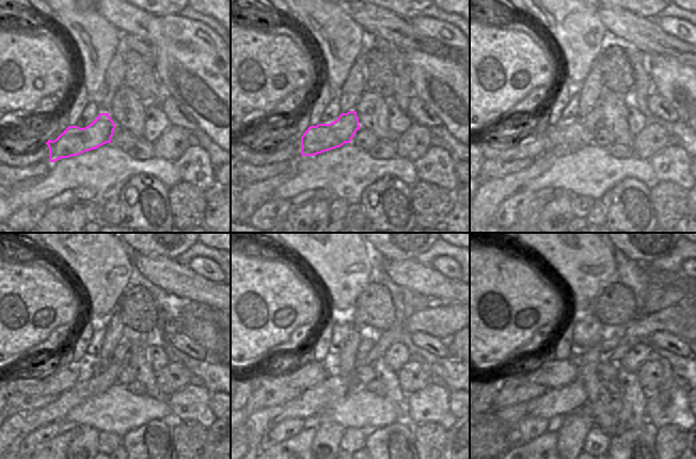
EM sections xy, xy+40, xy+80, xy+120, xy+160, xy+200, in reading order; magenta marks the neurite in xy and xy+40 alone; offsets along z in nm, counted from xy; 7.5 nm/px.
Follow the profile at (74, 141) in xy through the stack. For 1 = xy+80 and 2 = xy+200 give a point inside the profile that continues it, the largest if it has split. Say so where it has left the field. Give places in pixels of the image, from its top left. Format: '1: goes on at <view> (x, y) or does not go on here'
1: goes on at xy+80 (579, 132)
2: goes on at xy+200 (611, 339)

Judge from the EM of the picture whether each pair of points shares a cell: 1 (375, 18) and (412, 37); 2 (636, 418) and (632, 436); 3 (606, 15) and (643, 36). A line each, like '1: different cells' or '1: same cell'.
1: same cell
2: different cells
3: same cell

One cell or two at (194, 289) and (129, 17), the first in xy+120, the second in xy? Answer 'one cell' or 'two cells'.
one cell

